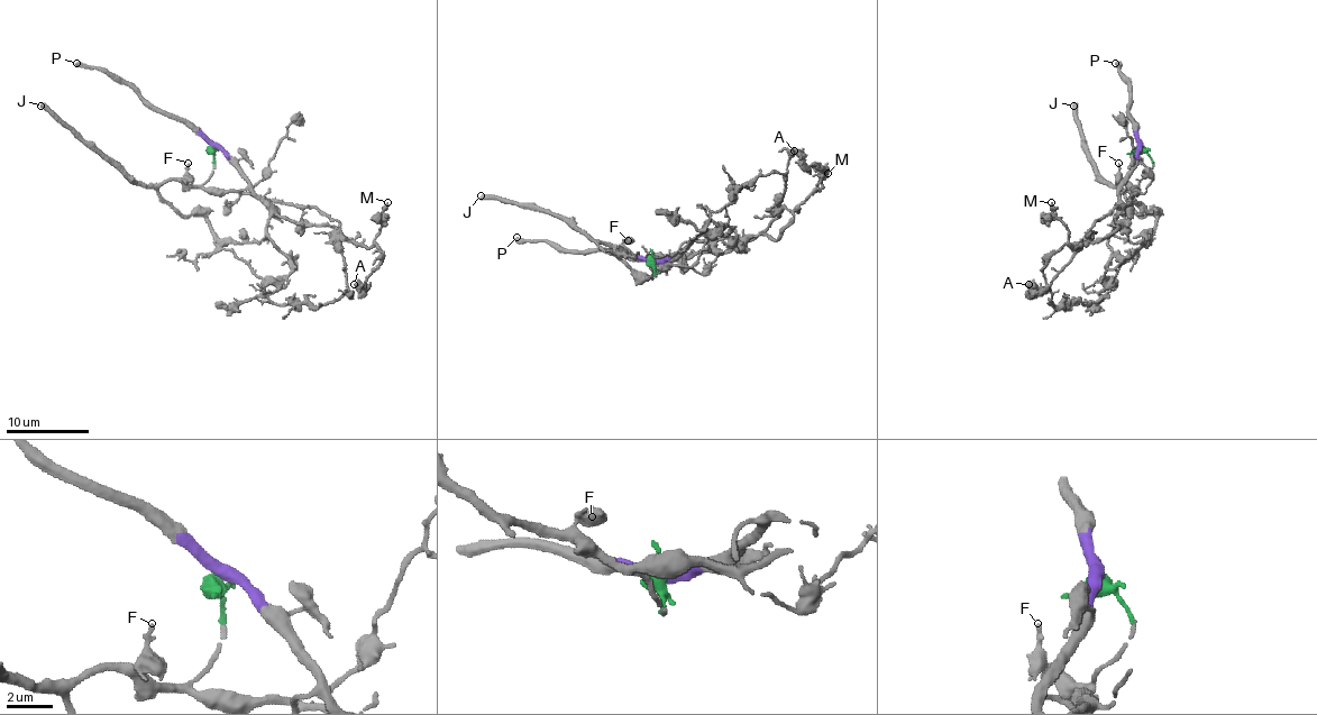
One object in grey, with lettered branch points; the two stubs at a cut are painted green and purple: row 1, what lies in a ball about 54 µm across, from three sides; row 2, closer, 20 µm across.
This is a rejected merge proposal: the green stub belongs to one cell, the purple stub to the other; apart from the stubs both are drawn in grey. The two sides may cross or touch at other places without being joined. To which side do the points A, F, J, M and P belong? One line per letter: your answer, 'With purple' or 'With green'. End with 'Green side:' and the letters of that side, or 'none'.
A: With purple
F: With green
J: With green
M: With purple
P: With purple
Green side: F, J

